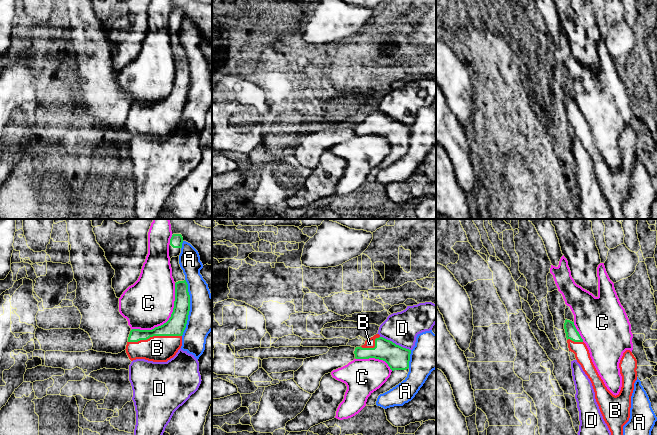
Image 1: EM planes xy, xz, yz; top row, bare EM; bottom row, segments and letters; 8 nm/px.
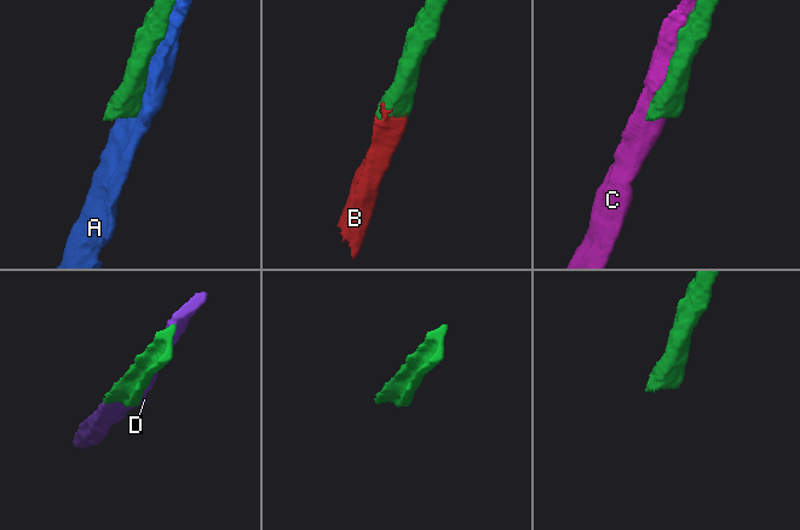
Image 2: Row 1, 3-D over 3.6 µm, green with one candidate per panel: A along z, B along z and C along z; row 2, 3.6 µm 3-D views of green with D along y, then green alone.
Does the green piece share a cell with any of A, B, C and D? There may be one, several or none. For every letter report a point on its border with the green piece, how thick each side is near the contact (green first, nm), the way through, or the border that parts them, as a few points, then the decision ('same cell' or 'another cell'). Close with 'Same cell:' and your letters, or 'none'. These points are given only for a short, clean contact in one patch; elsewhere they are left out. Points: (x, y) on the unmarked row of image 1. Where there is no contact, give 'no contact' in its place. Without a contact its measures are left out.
A: meets green in xy at (189, 83); 160 nm thick on the green side, 280 nm on the other; another cell
B: meets green in xy at (154, 111); 160 nm thick on the green side, 200 nm on the other; same cell
C: meets green in xy at (168, 96); 160 nm thick on the green side, 400 nm on the other; another cell
D: meets green in xz at (394, 119); 190 nm thick on the green side, 260 nm on the other; another cell
Same cell: B

